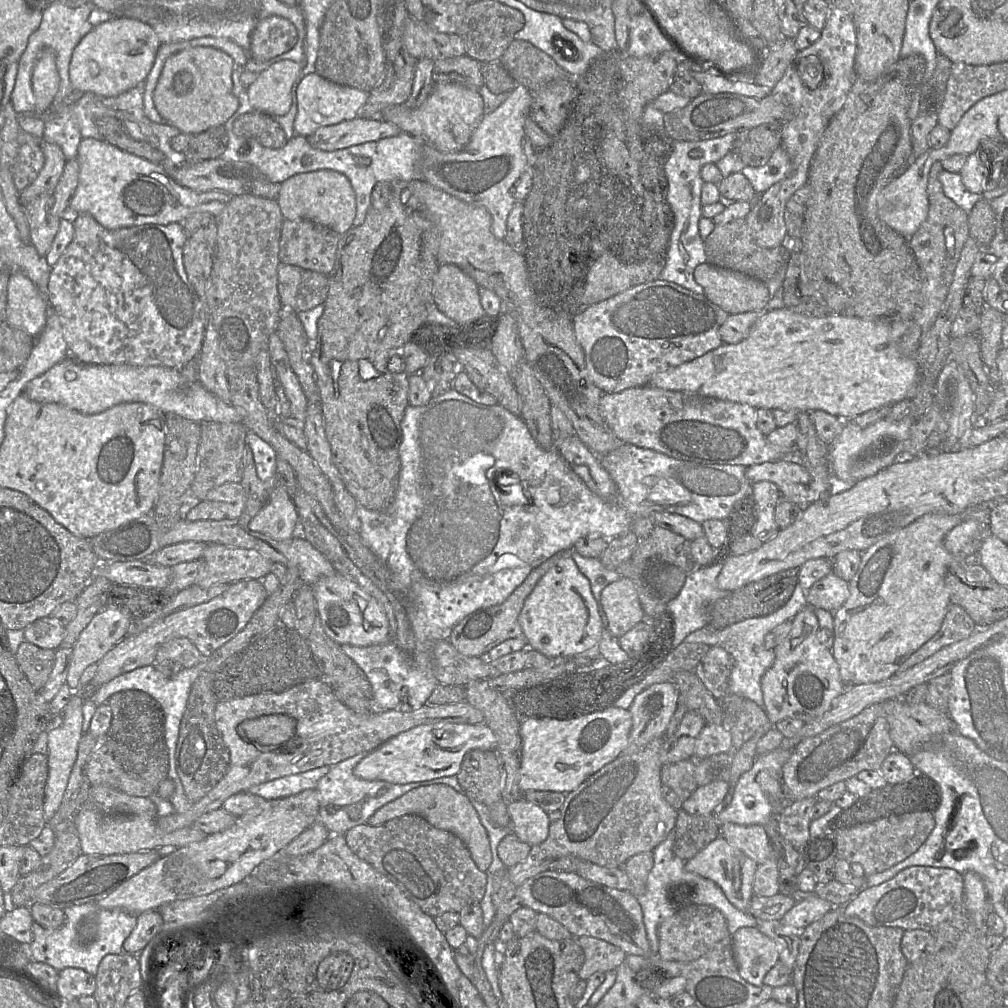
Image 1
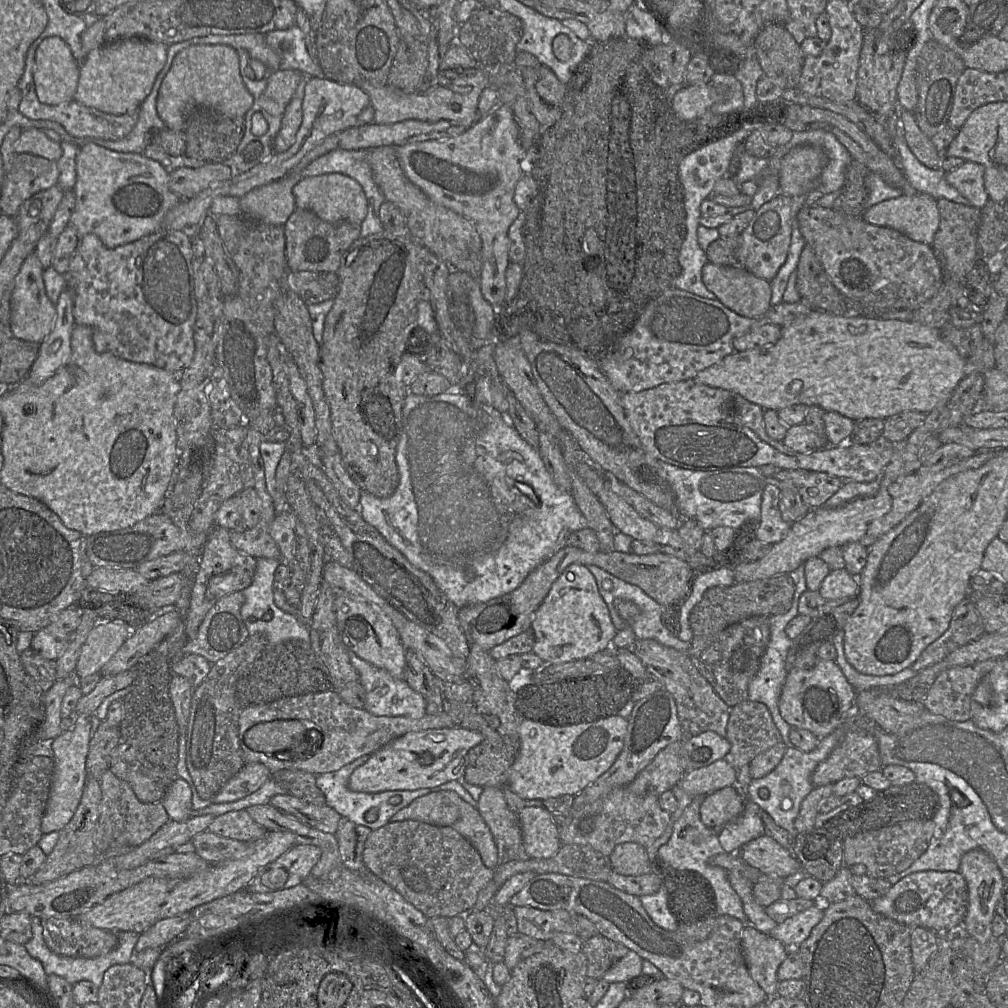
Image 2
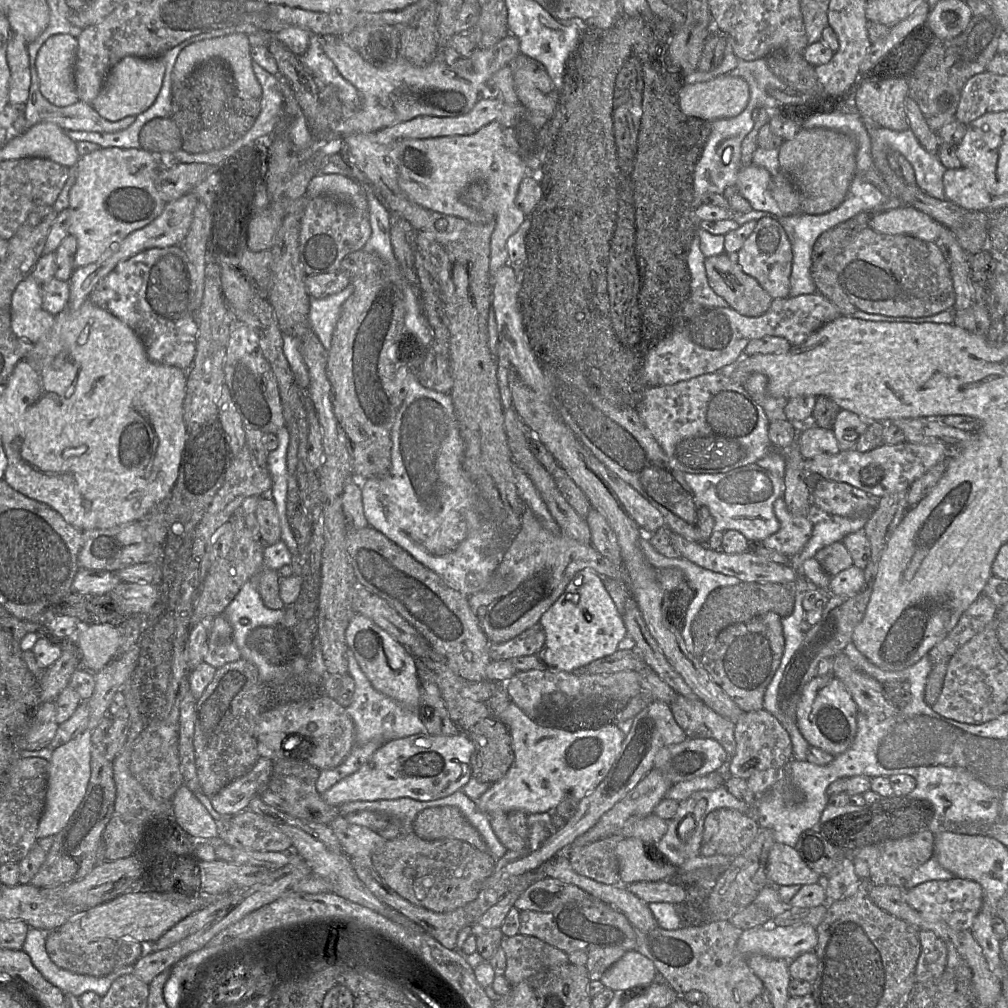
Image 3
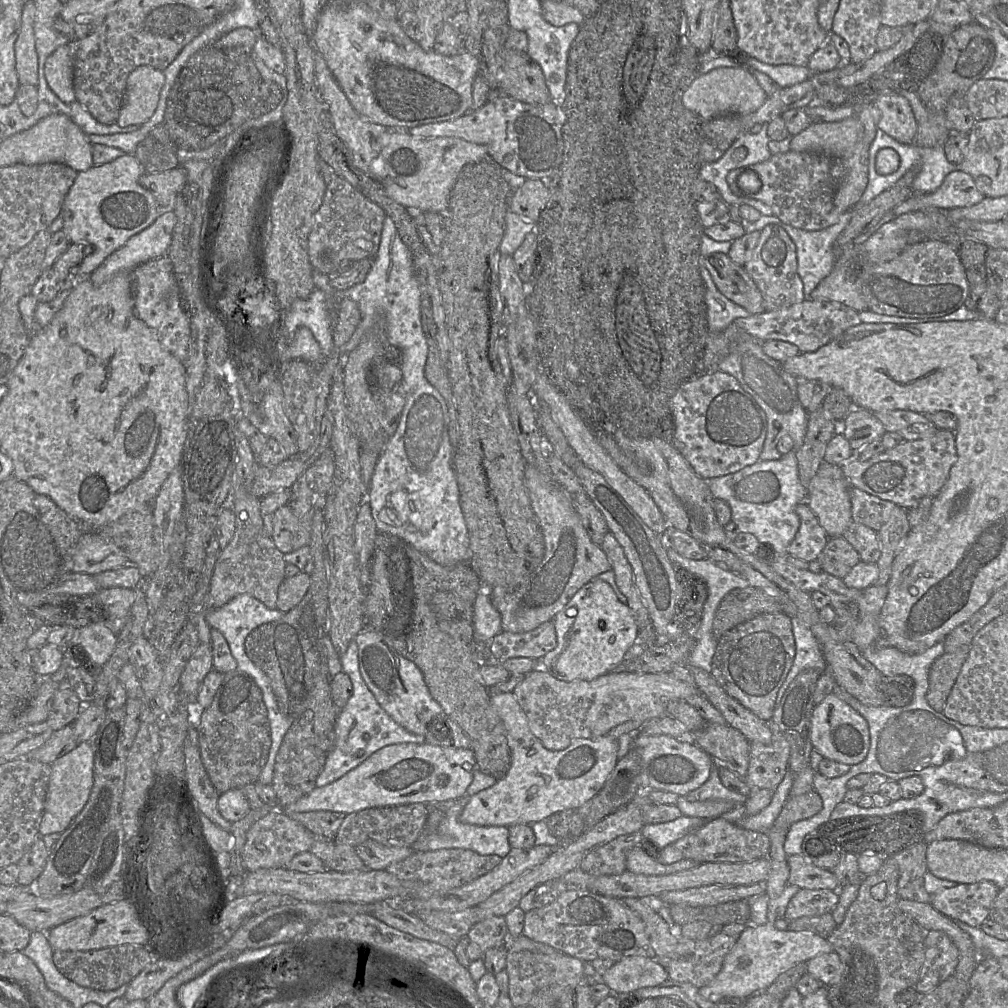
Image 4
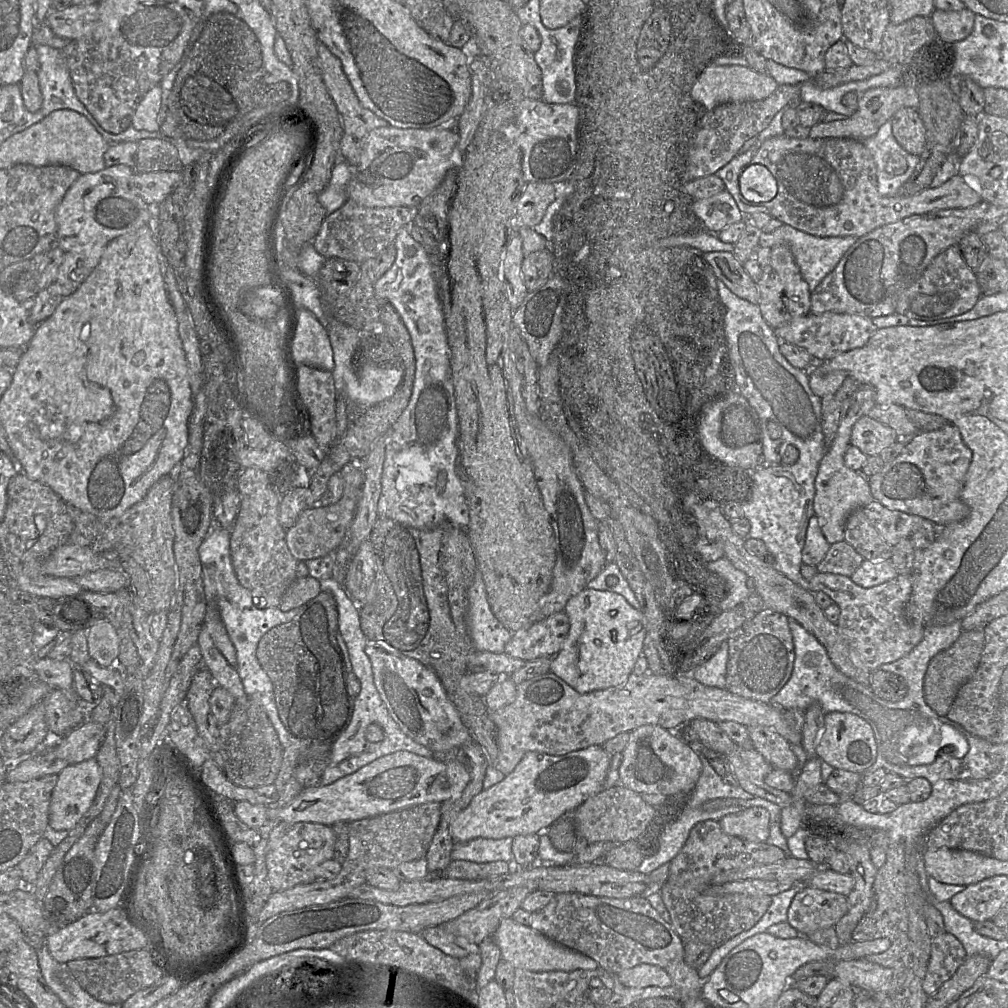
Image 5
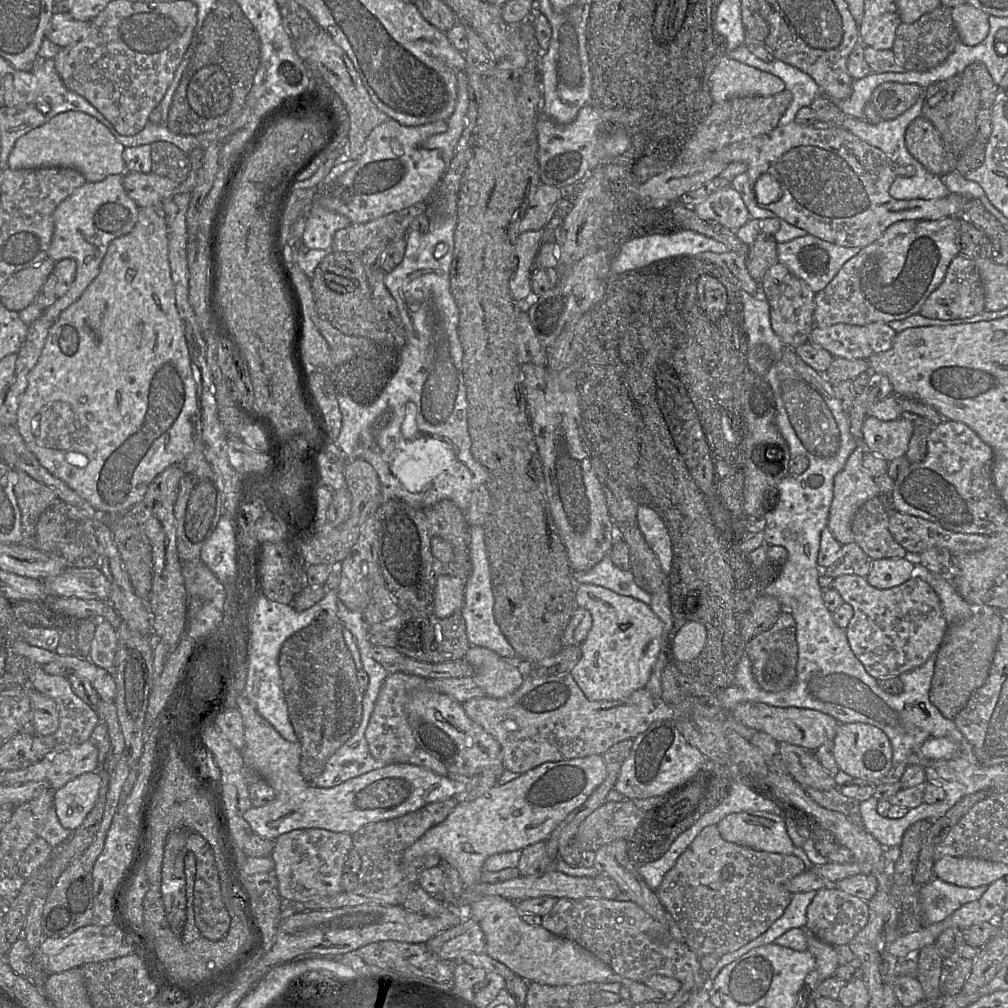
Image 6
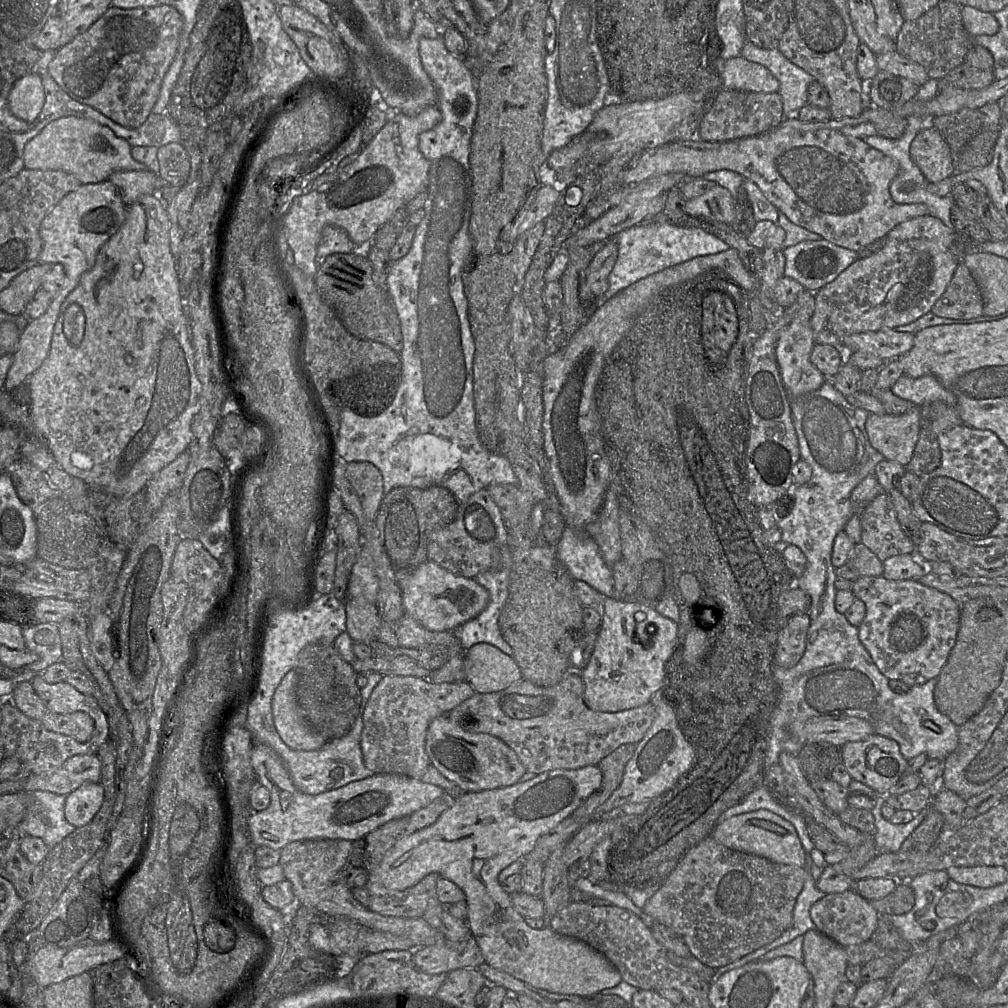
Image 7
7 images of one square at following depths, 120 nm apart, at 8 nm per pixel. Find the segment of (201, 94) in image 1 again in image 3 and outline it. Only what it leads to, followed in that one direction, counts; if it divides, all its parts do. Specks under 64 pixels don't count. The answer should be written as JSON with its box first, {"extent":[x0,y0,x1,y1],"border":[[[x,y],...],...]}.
{"extent":[172,33,262,99],"border":[[[232,33],[223,37],[195,42],[186,46],[178,55],[172,71],[173,93],[184,80],[199,66],[211,60],[223,60],[230,68],[238,93],[244,99],[257,99],[262,95],[261,85],[252,69],[251,46],[248,36],[244,33]]]}

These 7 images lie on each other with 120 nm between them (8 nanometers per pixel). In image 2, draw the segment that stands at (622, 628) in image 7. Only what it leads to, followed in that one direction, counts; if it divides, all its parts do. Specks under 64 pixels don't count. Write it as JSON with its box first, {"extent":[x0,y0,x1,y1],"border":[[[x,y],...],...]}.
{"extent":[531,564,618,664],"border":[[[582,564],[569,565],[553,583],[534,614],[531,629],[535,634],[533,652],[545,664],[576,661],[601,652],[612,647],[618,631],[594,575]]]}

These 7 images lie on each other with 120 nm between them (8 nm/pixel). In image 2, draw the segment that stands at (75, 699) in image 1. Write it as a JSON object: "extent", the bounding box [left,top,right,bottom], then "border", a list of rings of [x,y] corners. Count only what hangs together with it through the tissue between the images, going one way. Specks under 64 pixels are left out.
{"extent":[41,715,91,834],"border":[[[81,715],[72,729],[60,733],[52,740],[54,771],[49,798],[41,822],[43,834],[60,832],[71,820],[80,803],[87,782],[86,760],[91,736],[91,717]]]}

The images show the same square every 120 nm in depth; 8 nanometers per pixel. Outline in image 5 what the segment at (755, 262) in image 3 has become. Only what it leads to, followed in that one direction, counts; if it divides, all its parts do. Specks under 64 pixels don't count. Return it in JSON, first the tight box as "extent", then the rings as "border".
{"extent":[756,244,811,329],"border":[[[781,244],[771,247],[769,263],[756,284],[760,293],[761,314],[765,322],[773,329],[811,313],[811,292],[787,245]]]}

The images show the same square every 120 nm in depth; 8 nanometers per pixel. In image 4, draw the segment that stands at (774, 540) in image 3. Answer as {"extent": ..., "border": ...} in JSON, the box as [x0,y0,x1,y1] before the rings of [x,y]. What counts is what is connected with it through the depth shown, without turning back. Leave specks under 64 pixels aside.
{"extent":[787,502,829,562],"border":[[[806,502],[799,503],[795,511],[800,518],[800,526],[787,552],[806,562],[817,560],[829,537]]]}

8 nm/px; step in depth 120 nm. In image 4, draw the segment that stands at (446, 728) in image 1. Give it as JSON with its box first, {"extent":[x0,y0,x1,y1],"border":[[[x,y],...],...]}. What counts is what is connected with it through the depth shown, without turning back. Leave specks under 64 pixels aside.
{"extent":[282,742,475,814],"border":[[[426,742],[389,745],[374,752],[338,780],[326,786],[316,786],[282,811],[324,810],[349,814],[367,808],[458,799],[466,796],[475,770],[475,756],[471,748],[445,747]]]}

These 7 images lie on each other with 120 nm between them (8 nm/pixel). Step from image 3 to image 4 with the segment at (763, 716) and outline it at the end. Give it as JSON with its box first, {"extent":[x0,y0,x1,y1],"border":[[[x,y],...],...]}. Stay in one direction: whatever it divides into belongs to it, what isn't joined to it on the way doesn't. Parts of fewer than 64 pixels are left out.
{"extent":[745,720,790,790],"border":[[[770,720],[772,731],[769,744],[750,743],[749,766],[745,781],[751,788],[775,790],[788,770],[790,746],[784,734]]]}

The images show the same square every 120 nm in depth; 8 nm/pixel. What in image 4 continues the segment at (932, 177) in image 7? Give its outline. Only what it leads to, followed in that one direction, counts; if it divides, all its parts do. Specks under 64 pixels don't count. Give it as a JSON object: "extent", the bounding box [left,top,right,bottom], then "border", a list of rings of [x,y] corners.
{"extent":[871,92,918,144],"border":[[[883,92],[871,100],[879,111],[877,129],[898,142],[911,144],[915,142],[918,122],[907,99],[898,92]]]}

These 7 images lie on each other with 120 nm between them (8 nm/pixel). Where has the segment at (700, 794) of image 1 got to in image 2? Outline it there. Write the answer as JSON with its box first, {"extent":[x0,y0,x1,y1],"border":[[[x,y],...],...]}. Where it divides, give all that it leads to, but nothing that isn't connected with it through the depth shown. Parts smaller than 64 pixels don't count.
{"extent":[700,786,744,830],"border":[[[727,786],[705,795],[700,806],[700,818],[706,827],[719,830],[743,811],[744,797],[734,787]]]}

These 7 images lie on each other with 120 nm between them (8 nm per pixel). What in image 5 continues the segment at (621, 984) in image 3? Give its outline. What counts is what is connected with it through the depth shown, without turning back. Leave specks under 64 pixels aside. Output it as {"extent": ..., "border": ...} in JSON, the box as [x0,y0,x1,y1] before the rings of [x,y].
{"extent":[616,964,673,987],"border":[[[639,964],[635,967],[624,969],[616,974],[616,977],[627,987],[669,987],[673,985],[673,981],[665,969],[652,964]]]}

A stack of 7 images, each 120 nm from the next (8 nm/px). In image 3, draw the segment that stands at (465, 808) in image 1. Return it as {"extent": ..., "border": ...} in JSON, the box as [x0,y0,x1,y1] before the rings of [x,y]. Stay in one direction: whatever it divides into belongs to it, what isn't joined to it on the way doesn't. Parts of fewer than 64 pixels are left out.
{"extent":[413,806,489,852],"border":[[[438,806],[422,810],[413,822],[413,830],[423,840],[458,839],[482,852],[489,852],[479,832],[454,806]]]}

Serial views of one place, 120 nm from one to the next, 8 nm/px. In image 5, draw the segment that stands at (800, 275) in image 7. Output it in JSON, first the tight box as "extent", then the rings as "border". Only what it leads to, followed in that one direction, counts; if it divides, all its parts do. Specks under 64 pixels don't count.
{"extent":[759,224,856,293],"border":[[[783,224],[772,232],[763,232],[759,244],[765,248],[774,245],[787,245],[800,269],[800,272],[808,284],[811,293],[815,291],[820,282],[836,267],[845,252],[856,242],[854,236],[820,237],[800,231],[789,225]]]}

